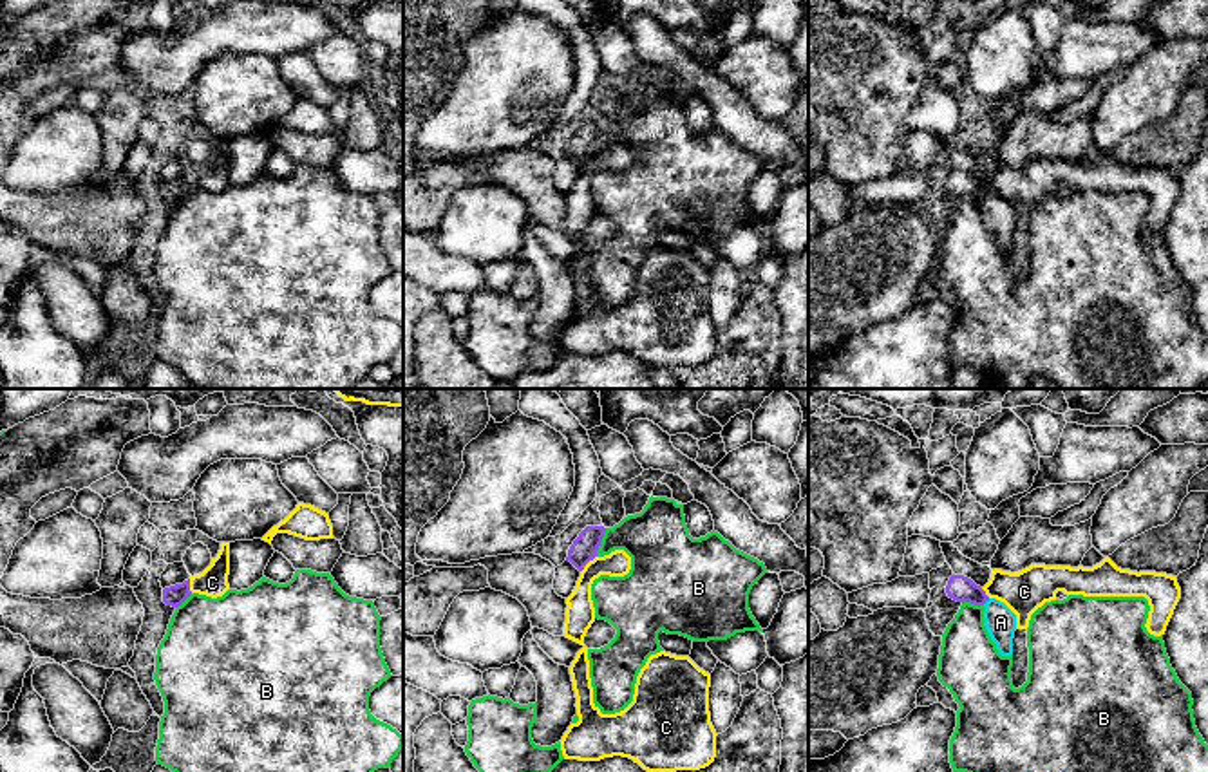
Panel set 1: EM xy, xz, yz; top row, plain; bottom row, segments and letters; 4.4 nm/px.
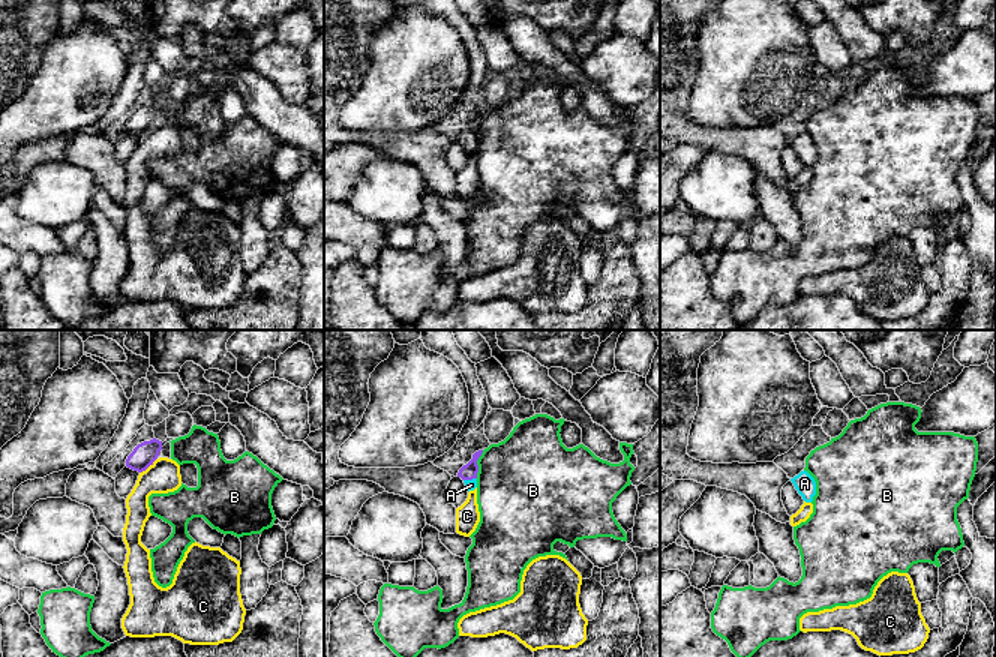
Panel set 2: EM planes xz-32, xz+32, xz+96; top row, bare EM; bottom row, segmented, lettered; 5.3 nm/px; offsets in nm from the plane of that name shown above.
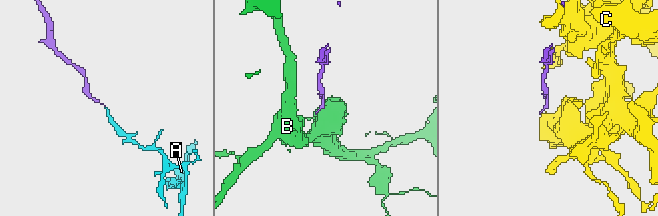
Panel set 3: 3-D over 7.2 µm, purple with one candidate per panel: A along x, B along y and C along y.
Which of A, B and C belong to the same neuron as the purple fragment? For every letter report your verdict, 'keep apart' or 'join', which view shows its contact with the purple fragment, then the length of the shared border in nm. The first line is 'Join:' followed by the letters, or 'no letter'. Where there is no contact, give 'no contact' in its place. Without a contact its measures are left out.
Join: A
A: join | yz | 50 nm
B: keep apart | xz | 140 nm
C: keep apart | xz | 100 nm

